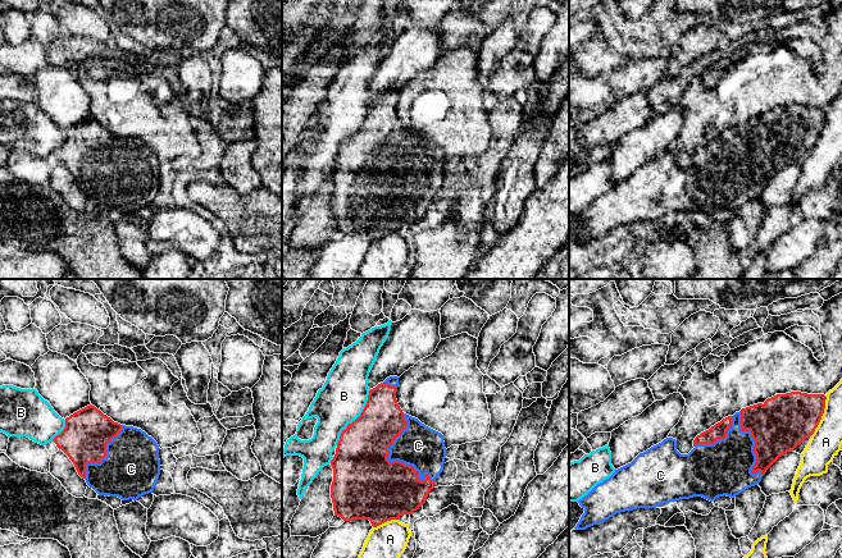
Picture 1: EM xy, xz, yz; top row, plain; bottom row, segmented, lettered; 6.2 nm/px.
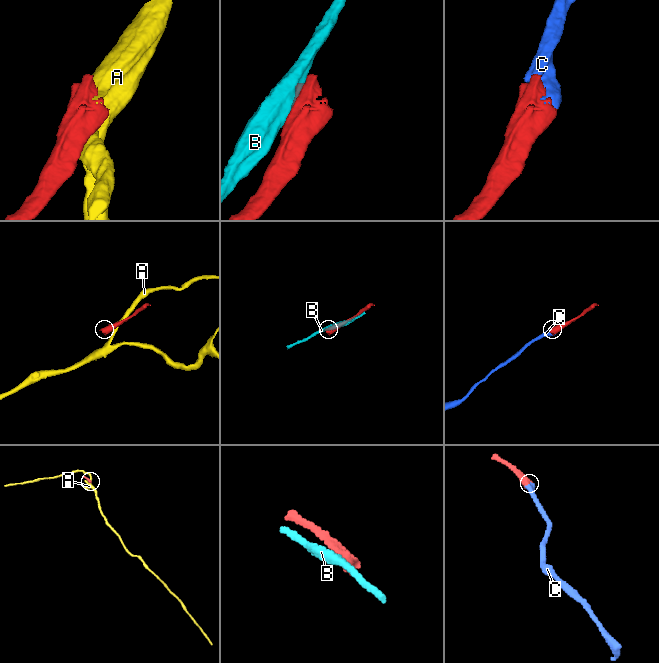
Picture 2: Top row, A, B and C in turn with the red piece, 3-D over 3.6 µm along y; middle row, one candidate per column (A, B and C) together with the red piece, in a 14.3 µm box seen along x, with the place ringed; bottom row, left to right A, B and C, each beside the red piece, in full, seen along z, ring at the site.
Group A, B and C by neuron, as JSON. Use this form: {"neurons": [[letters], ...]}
{"neurons": [["A"], ["B"], ["C"]]}

